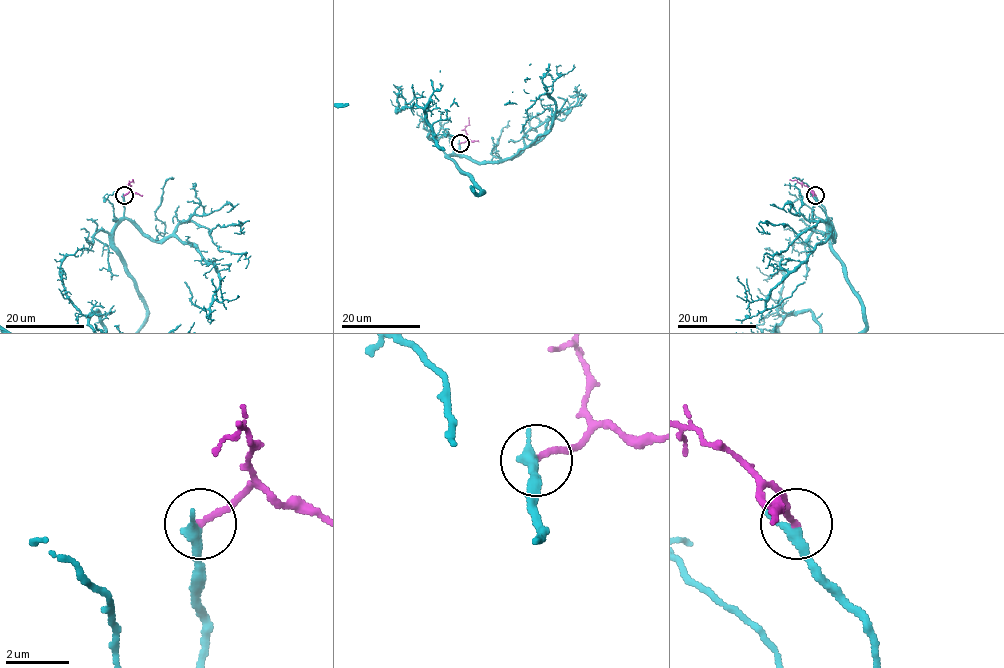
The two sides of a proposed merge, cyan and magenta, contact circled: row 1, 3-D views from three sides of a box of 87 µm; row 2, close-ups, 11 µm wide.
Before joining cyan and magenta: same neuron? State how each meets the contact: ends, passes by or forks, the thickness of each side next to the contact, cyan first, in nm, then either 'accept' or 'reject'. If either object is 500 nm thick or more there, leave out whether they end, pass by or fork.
cyan ends; magenta ends; calibres 440 and 200 nm; accept

